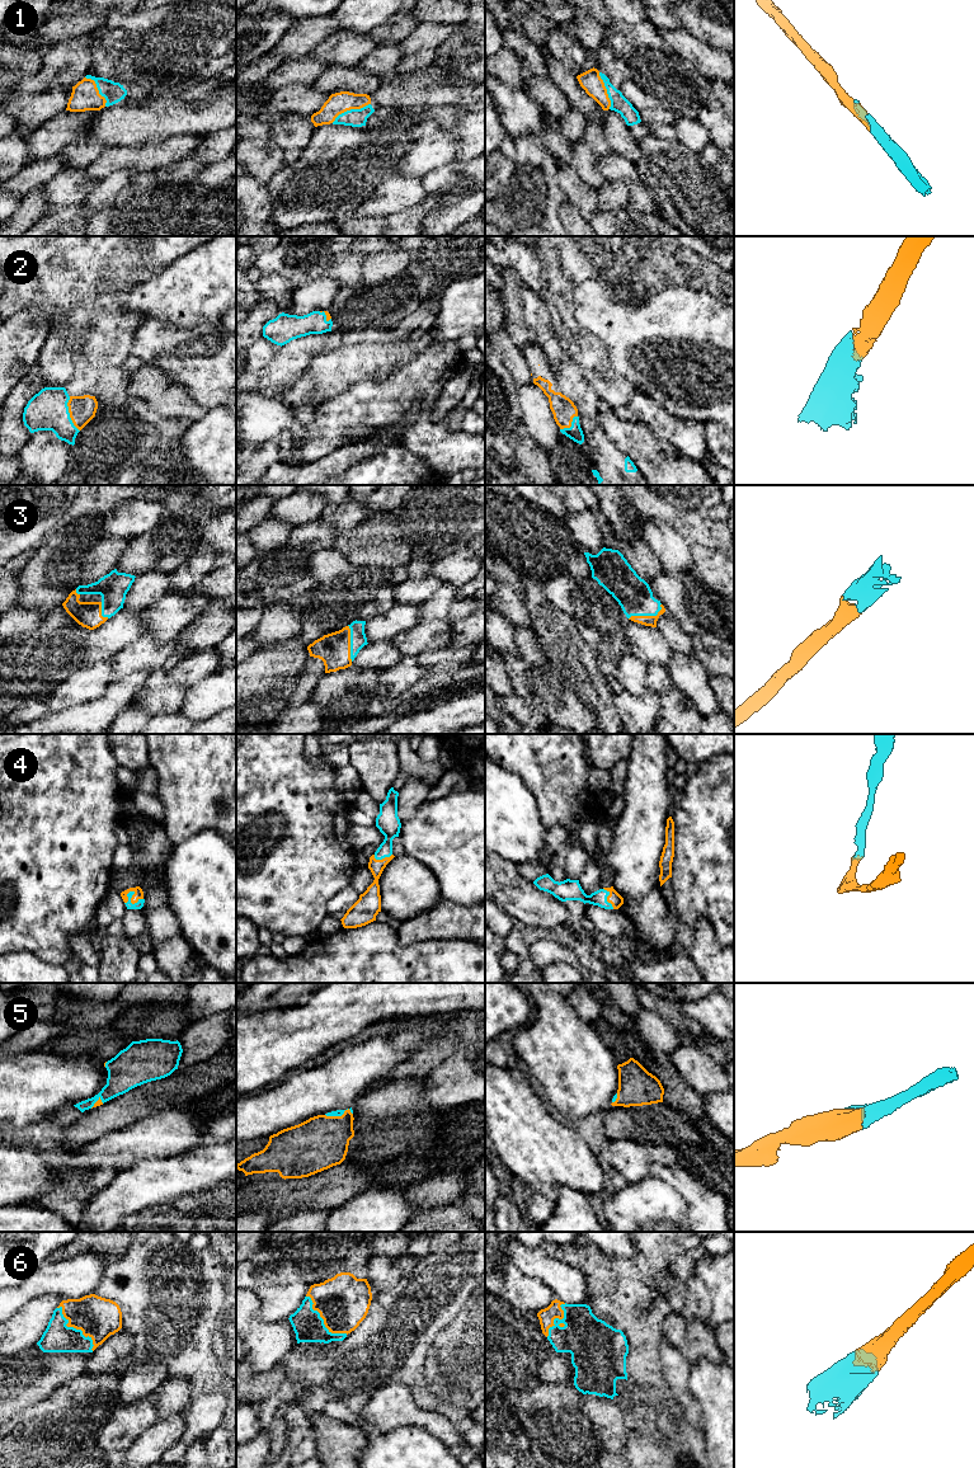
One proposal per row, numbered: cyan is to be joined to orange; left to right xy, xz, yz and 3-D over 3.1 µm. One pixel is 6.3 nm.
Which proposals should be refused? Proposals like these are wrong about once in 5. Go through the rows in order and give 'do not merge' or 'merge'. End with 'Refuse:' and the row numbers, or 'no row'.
1: merge
2: merge
3: merge
4: merge
5: merge
6: merge
Refuse: no row

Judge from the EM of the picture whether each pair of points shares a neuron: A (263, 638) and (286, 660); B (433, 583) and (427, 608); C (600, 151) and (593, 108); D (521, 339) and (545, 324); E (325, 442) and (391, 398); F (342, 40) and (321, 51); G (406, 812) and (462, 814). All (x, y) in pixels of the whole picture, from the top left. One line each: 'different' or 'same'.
A: different
B: different
C: different
D: different
E: same
F: same
G: different

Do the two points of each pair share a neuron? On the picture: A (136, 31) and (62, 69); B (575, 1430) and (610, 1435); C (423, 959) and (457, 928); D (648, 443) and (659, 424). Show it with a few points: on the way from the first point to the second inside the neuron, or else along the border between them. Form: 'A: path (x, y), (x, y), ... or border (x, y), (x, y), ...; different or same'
A: border (93, 32), (90, 70), (88, 74); different
B: border (584, 1412), (602, 1447); different
C: border (471, 940), (423, 940), (417, 942); different
D: border (639, 420), (678, 451); different

